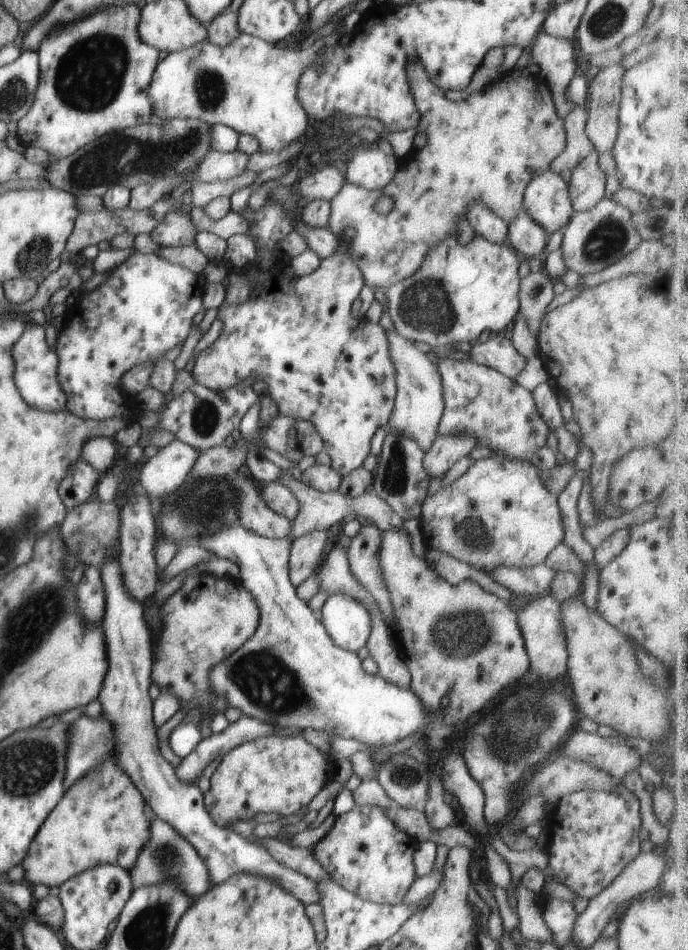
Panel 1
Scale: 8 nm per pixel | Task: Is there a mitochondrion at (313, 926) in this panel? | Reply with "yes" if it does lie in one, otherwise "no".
no

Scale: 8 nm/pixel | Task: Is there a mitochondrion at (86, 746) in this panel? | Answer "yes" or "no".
yes

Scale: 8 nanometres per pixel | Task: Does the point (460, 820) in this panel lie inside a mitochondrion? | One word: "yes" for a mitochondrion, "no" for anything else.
no

